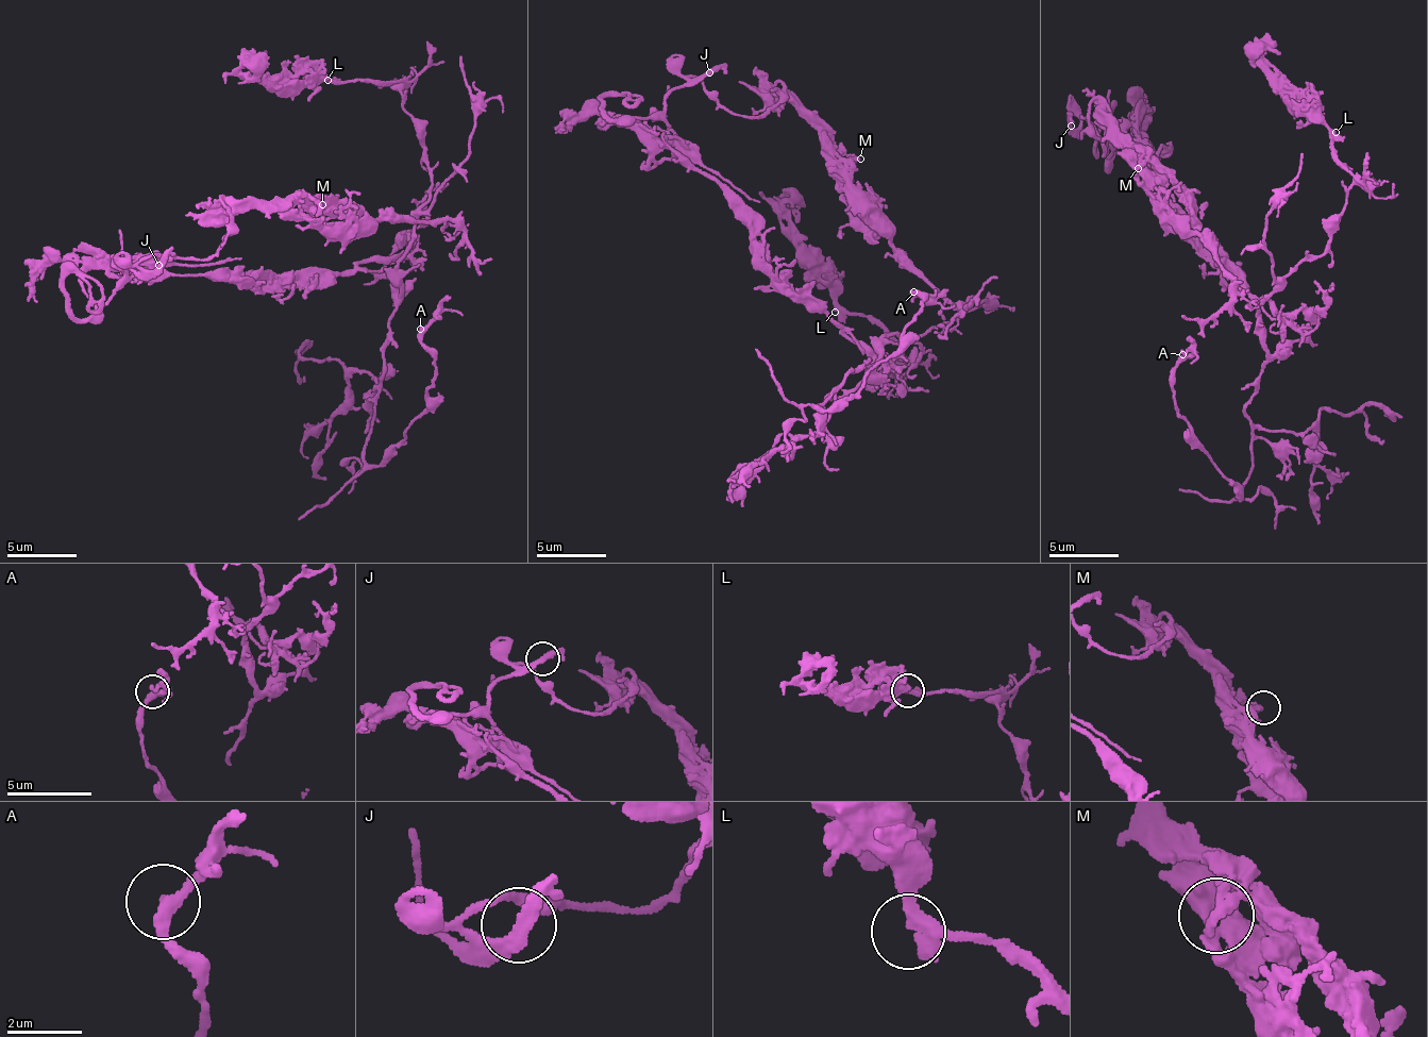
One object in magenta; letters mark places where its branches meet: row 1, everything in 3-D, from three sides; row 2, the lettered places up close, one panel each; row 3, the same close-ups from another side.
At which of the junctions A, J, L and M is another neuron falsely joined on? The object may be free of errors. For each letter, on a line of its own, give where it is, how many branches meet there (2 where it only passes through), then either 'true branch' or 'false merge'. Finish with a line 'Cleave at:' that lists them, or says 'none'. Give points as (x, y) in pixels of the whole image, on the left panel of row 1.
A: place (420, 329); branches 2; true branch
J: place (158, 265); branches 2; true branch
L: place (328, 80); branches 2; true branch
M: place (322, 204); branches 2; true branch
Cleave at: none

